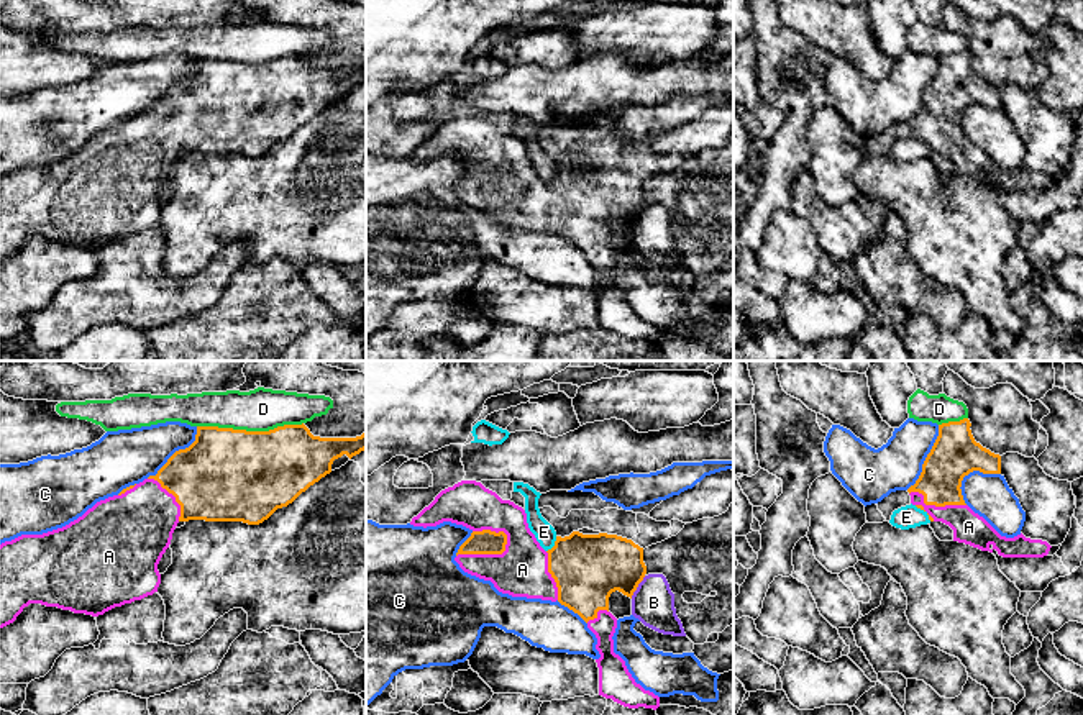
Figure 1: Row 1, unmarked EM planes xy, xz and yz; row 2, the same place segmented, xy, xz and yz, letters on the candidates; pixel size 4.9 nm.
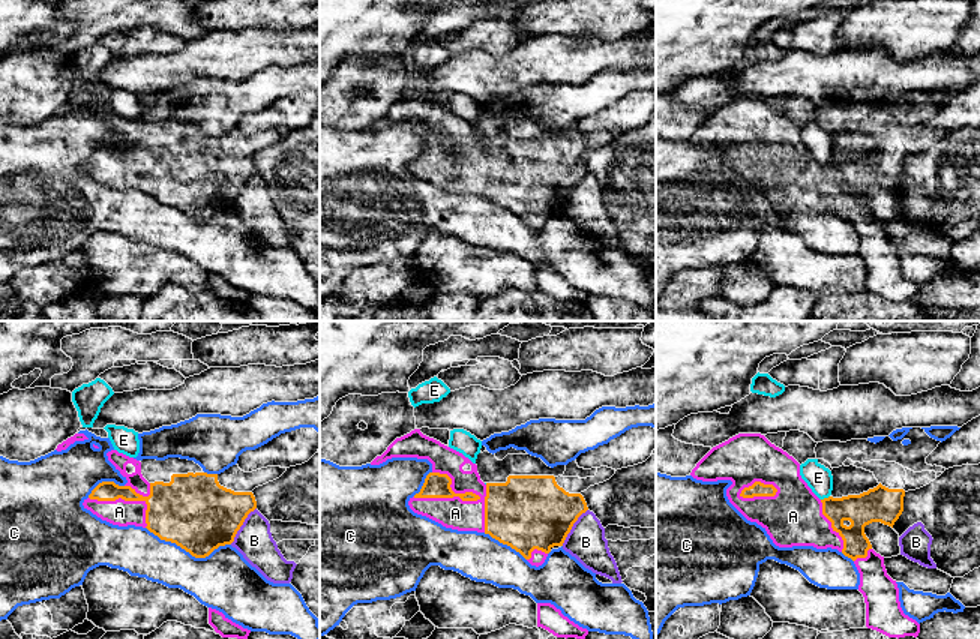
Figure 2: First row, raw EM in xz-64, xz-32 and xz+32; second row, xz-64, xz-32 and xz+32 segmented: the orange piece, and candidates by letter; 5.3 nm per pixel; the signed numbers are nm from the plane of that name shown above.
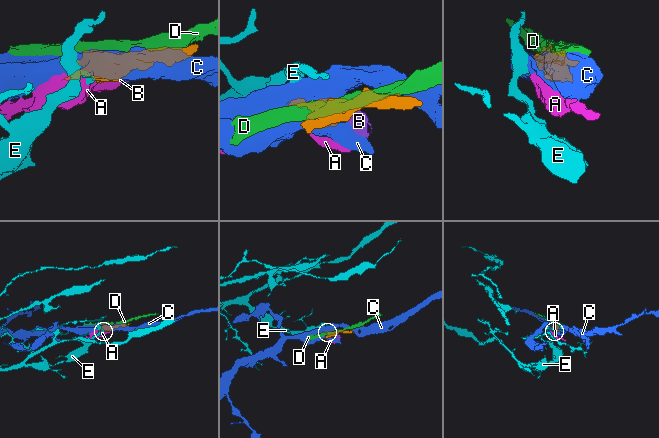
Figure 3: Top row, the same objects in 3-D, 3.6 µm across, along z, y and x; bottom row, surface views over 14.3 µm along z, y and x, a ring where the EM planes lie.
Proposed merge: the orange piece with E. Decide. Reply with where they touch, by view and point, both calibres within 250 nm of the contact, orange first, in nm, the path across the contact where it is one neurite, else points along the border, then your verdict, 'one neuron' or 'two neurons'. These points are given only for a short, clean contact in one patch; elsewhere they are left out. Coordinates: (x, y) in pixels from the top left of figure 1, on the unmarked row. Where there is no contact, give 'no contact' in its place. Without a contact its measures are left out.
xz (555, 177) | 340/100 nm | along xz (557, 169), (547, 184) | two neurons

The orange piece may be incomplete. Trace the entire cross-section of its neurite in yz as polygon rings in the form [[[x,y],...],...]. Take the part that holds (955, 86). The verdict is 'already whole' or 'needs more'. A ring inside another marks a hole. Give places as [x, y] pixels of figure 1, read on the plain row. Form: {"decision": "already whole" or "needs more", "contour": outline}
{"decision": "needs more", "contour": [[[968,51],[939,57],[939,69],[927,87],[922,105],[907,121],[911,136],[924,143],[930,154],[953,162],[953,174],[981,184],[998,184],[1003,190],[1044,190],[1050,177],[1042,172],[1001,169],[963,133],[962,113],[973,103],[1001,107],[1001,89],[975,74]]]}

